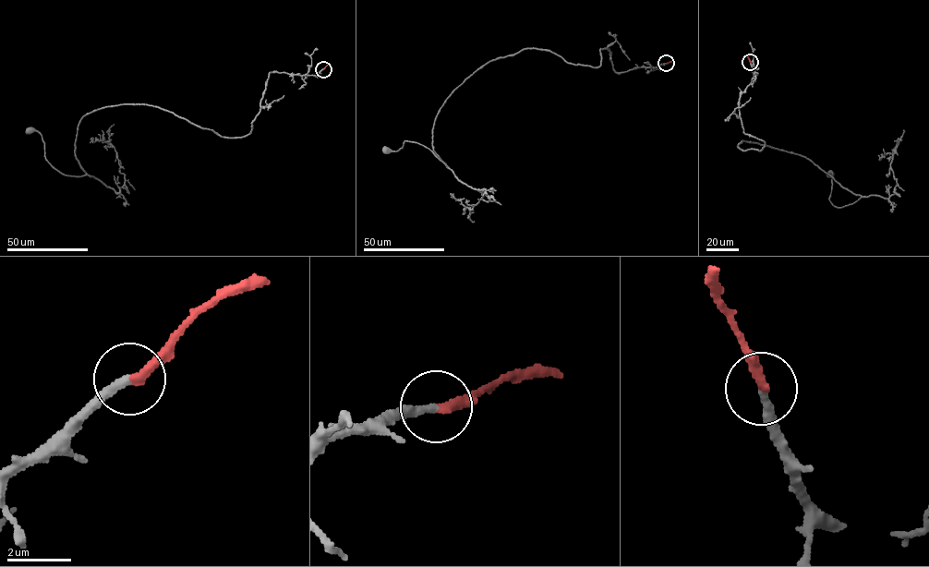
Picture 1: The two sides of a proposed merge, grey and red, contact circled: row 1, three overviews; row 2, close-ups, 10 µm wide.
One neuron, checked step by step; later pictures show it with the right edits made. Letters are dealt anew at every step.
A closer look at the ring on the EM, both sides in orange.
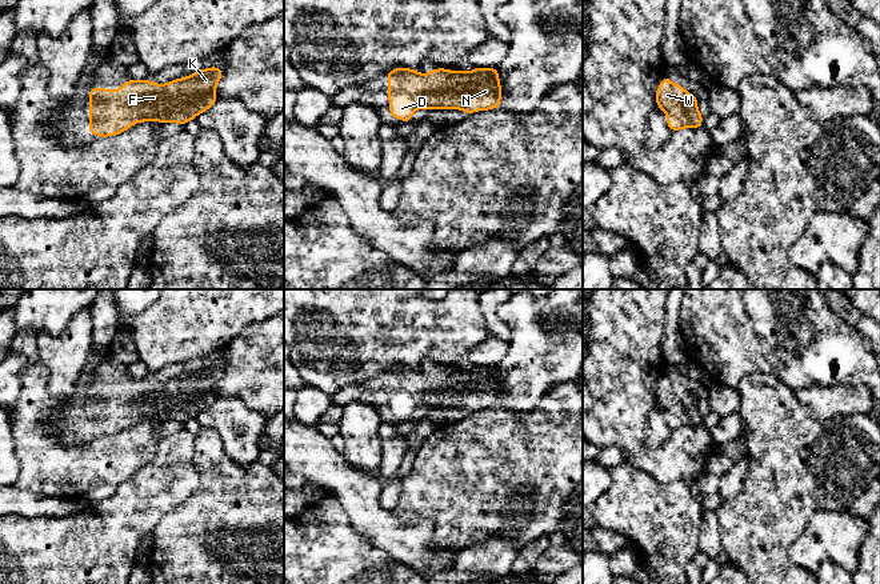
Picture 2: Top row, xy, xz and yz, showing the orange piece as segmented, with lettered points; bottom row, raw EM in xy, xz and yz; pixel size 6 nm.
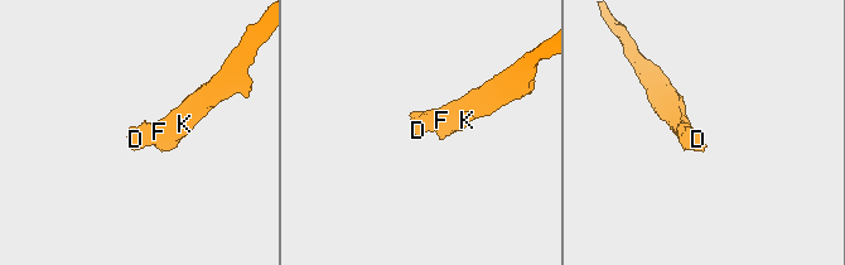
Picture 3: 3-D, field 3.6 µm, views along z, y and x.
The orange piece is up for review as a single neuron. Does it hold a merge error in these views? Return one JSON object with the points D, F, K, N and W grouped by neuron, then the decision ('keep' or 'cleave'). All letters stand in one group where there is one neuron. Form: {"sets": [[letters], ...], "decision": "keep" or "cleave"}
{"sets": [["D", "F", "K", "N", "W"]], "decision": "keep"}

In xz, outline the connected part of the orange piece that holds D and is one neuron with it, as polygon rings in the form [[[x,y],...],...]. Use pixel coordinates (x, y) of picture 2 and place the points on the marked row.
[[[476,67],[471,72],[431,69],[423,75],[416,69],[395,68],[387,73],[389,115],[411,121],[419,108],[461,109],[467,115],[496,109],[501,101],[497,68]]]

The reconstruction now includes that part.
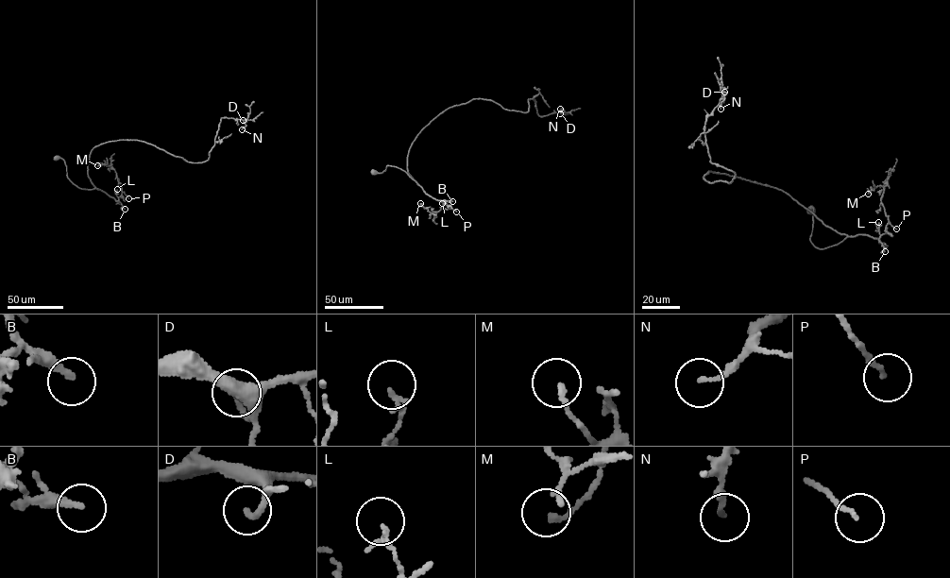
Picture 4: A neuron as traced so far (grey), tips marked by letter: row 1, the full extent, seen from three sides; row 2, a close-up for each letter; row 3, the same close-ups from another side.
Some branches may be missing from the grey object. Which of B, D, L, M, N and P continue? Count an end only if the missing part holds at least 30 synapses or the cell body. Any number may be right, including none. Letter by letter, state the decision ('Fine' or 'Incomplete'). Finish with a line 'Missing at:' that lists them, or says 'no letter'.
B: Incomplete
D: Fine
L: Fine
M: Fine
N: Fine
P: Fine
Missing at: B

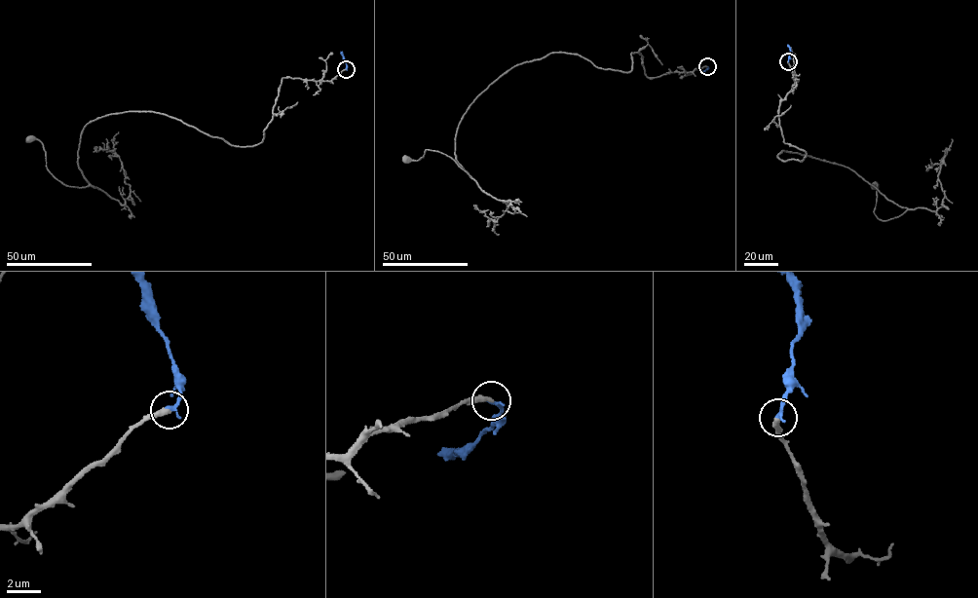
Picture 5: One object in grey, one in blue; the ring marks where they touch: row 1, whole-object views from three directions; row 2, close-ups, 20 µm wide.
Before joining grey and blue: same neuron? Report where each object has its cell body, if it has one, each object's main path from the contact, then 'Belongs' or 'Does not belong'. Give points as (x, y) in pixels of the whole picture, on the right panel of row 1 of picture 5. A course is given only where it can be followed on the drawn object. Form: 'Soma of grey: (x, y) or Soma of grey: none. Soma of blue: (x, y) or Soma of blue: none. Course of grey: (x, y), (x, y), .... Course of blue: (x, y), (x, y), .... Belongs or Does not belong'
Soma of grey: (875, 185). Soma of blue: none. Course of grey: (788, 61), (797, 81), (779, 126), (806, 156), (778, 158), (847, 168), (907, 210), (878, 218), (876, 185). Course of blue: (788, 61), (788, 45). Belongs

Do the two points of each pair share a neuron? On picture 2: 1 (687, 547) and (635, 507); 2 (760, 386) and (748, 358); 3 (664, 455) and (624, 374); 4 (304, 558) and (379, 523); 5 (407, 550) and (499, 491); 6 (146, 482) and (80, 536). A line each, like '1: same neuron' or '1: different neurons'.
1: same neuron
2: different neurons
3: same neuron
4: different neurons
5: different neurons
6: same neuron

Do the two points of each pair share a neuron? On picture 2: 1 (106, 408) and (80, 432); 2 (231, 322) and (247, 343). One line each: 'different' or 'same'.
1: same
2: different

